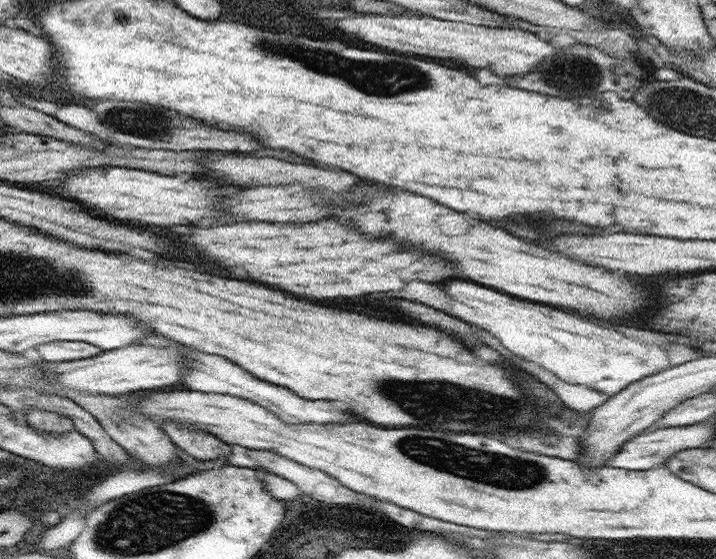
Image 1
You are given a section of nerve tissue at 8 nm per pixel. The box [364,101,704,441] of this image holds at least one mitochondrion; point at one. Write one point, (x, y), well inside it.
(447, 397)

